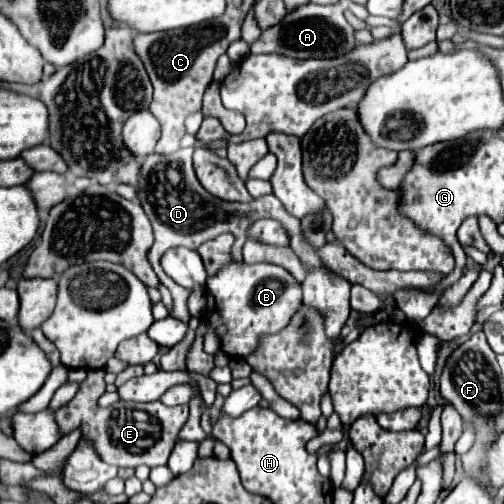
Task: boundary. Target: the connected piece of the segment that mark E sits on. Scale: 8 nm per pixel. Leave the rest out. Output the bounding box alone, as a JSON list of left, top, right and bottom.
[56,370,188,468]

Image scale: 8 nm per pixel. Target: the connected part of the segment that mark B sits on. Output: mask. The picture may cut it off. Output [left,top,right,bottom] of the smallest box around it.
[186,264,302,375]

